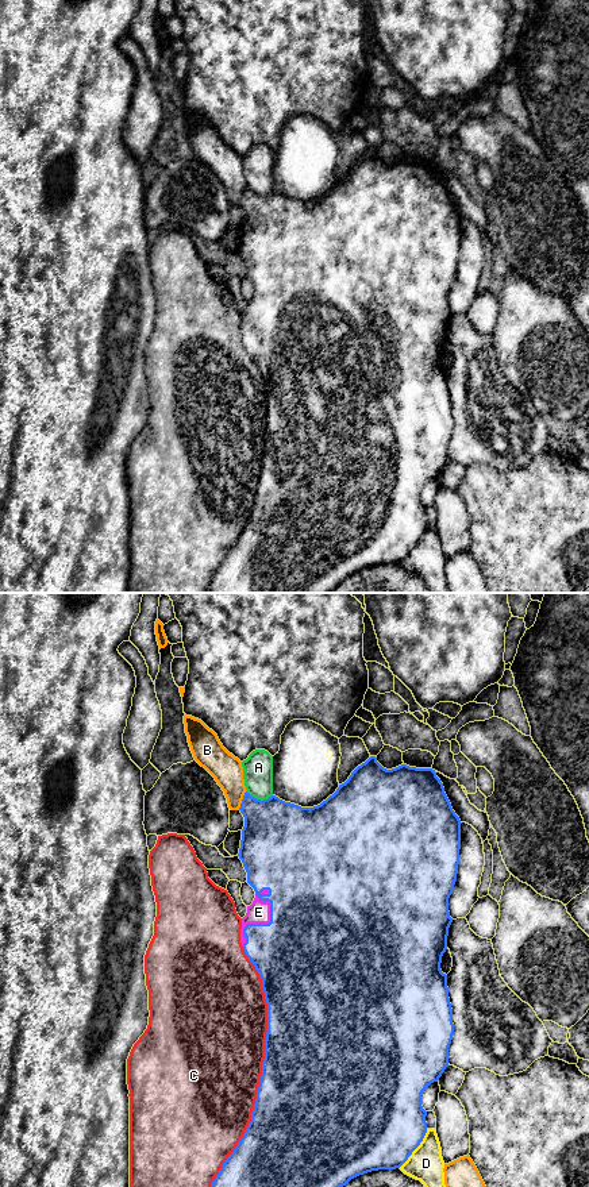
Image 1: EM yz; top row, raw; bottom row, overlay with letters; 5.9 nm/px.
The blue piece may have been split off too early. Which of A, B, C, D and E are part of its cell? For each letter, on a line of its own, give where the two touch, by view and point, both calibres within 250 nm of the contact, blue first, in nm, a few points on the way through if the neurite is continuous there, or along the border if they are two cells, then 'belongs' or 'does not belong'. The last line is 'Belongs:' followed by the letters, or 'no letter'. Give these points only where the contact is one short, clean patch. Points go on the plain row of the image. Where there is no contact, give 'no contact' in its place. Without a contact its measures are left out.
A: contact yz (260, 195); calibres 420 and 180 nm; does not belong
B: contact yz (242, 195); calibres 360 and 180 nm; does not belong
C: contact yz (262, 467); calibres 500 and 480 nm; does not belong
D: contact yz (416, 542); calibres 500 and 200 nm; does not belong
E: contact yz (262, 319); calibres 460 and 140 nm; belongs
Belongs: E

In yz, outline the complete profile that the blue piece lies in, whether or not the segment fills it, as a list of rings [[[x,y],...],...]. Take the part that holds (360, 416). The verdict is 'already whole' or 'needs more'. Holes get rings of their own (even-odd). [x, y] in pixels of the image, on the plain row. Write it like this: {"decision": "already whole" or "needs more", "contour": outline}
{"decision": "needs more", "contour": [[[376,151],[358,161],[349,174],[317,201],[301,203],[276,190],[261,196],[246,186],[239,205],[245,212],[245,221],[238,251],[247,267],[247,278],[255,286],[255,293],[242,313],[240,338],[262,374],[267,398],[267,428],[251,516],[234,547],[223,558],[207,593],[331,593],[359,570],[400,563],[427,528],[427,506],[421,501],[421,489],[431,478],[439,475],[449,460],[449,442],[454,429],[447,370],[442,367],[440,358],[453,317],[449,293],[458,269],[462,217],[453,205],[435,165],[407,159],[386,165]]]}

